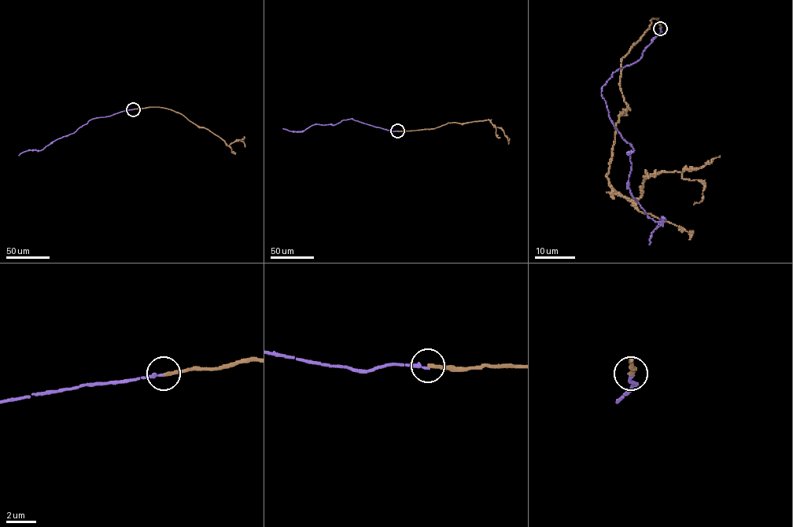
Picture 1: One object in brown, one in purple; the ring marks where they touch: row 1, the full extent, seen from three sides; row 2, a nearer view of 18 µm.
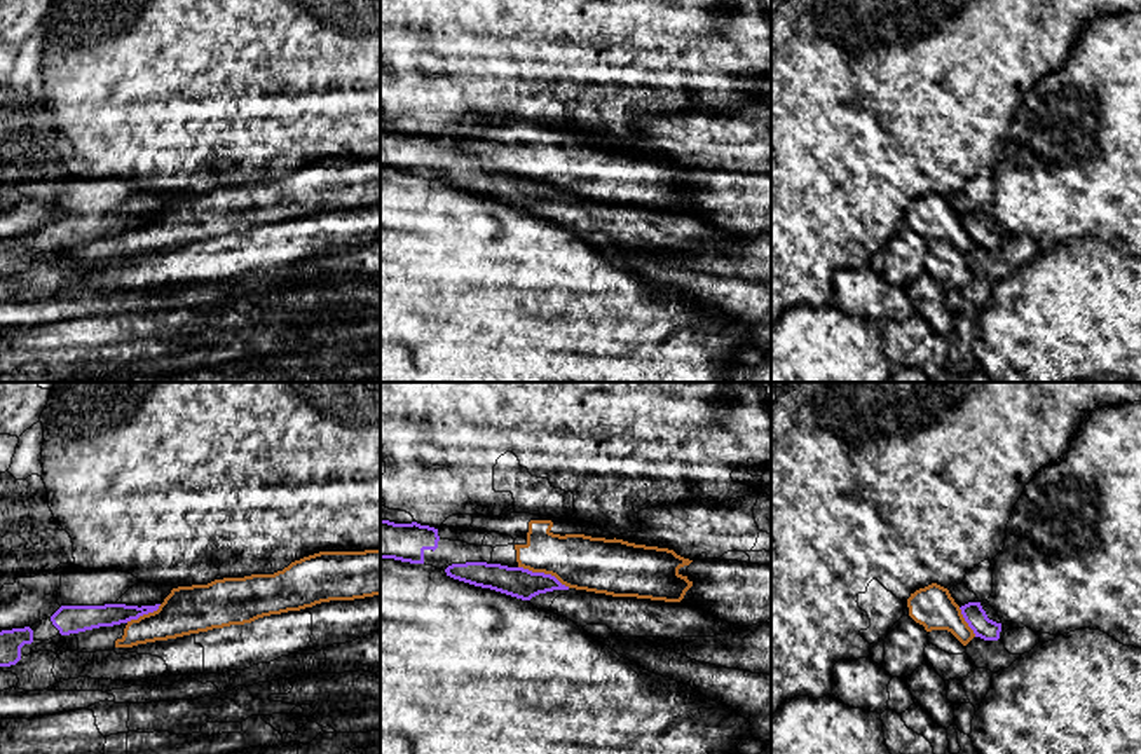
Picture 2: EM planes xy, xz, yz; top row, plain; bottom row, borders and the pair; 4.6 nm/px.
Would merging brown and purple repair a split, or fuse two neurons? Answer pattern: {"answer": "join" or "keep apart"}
{"answer": "keep apart"}

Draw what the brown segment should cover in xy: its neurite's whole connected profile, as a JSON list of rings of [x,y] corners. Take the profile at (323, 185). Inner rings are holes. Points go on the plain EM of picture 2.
[[[380,159],[319,161],[274,183],[173,197],[157,220],[113,236],[61,244],[72,260],[96,262],[176,248],[330,209],[380,204]]]

